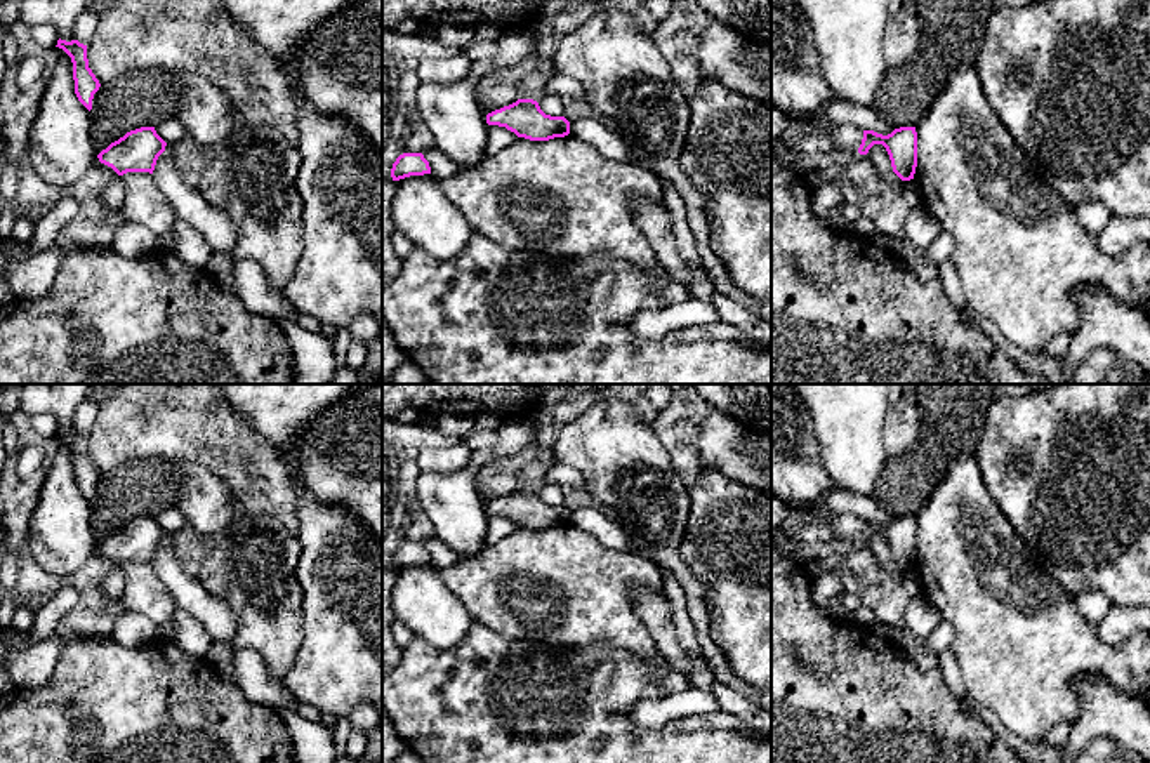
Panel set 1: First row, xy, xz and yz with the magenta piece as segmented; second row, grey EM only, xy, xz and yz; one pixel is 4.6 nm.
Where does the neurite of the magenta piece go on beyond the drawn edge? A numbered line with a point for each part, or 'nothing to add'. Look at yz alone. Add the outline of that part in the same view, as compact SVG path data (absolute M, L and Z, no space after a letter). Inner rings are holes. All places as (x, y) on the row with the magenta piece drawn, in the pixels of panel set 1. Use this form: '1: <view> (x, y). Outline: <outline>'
1: yz (846, 138). Outline: M839 125L836 129L827 130L825 134L836 144L841 158L853 151L858 151L863 139L863 130L853 125Z

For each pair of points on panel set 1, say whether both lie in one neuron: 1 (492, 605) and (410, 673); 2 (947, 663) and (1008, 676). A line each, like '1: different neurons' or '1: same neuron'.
1: different neurons
2: different neurons

